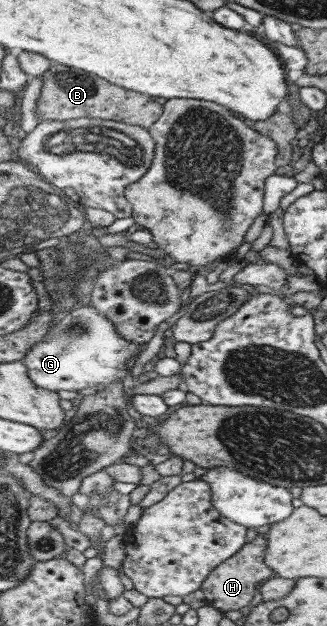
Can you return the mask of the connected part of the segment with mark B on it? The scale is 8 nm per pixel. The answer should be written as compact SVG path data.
M54 63L42 76L42 91L36 103L36 118L40 122L66 122L76 119L98 119L118 123L150 127L160 118L163 105L148 95L124 90L96 75L80 73L72 67Z

